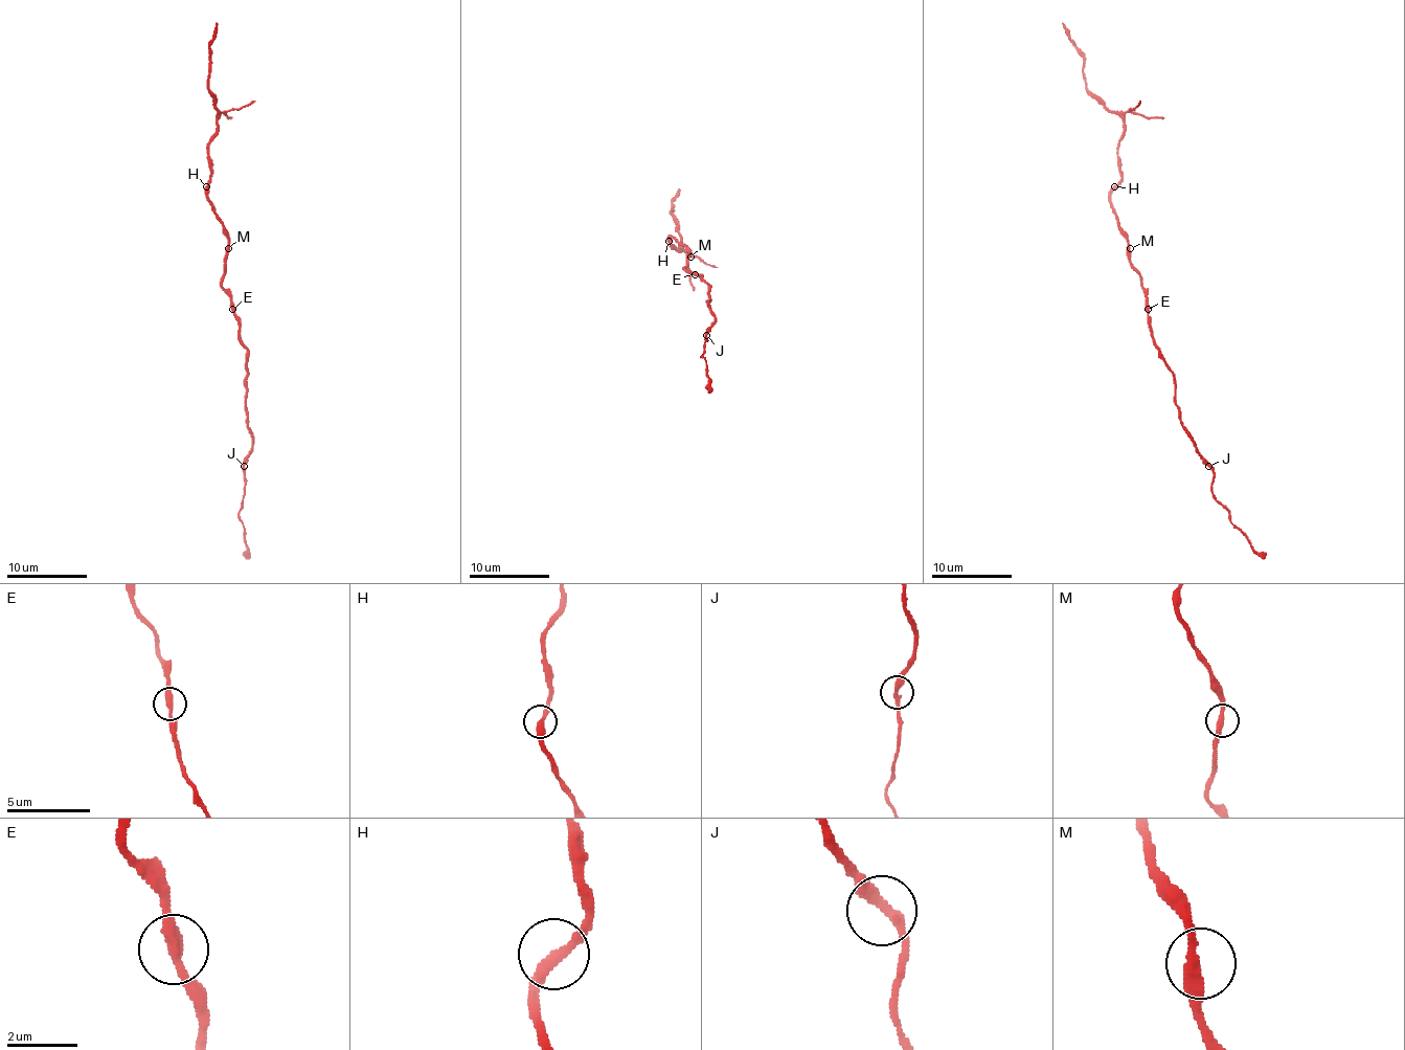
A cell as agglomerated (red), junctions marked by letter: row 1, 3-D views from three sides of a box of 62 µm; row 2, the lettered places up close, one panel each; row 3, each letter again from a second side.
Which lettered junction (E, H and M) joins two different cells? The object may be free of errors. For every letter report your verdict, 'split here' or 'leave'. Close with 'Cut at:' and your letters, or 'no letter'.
E: leave
H: leave
M: leave
Cut at: no letter

